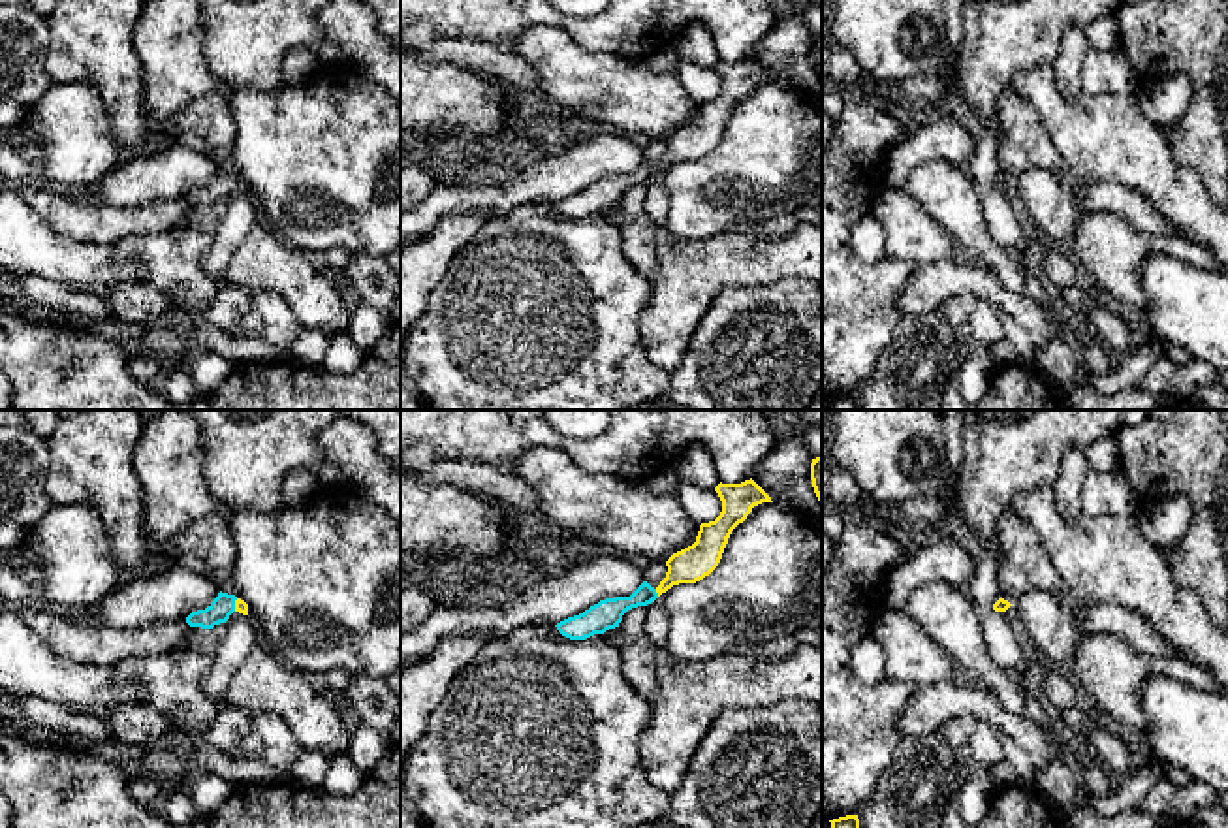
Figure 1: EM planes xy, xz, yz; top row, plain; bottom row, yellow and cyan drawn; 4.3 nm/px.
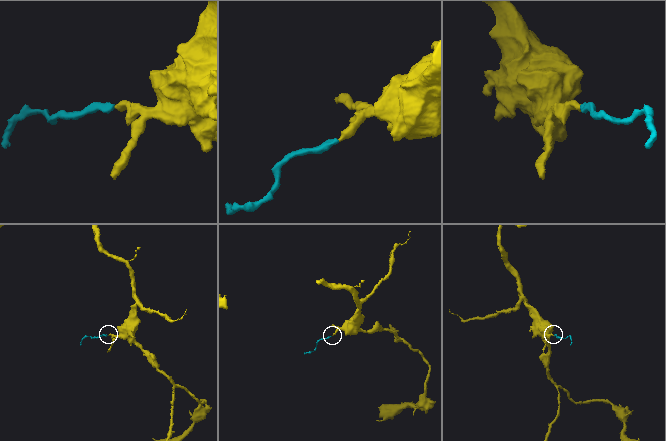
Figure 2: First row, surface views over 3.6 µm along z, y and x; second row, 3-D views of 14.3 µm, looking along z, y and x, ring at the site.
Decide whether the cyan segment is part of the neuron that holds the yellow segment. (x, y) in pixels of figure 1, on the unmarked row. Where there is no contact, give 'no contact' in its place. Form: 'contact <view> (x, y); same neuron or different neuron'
contact xz (657, 170); same neuron

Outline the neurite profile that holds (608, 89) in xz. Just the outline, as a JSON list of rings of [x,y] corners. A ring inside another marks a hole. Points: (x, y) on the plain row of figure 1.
[[[534,24],[517,34],[513,53],[536,70],[555,104],[577,111],[594,124],[615,126],[643,143],[666,141],[673,132],[696,120],[700,104],[679,83],[675,70],[656,73],[645,60],[587,51],[564,30],[547,24]]]

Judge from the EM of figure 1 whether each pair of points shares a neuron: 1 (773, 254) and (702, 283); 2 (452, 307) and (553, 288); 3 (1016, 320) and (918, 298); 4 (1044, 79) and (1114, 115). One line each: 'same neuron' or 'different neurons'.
1: same neuron
2: same neuron
3: same neuron
4: same neuron

